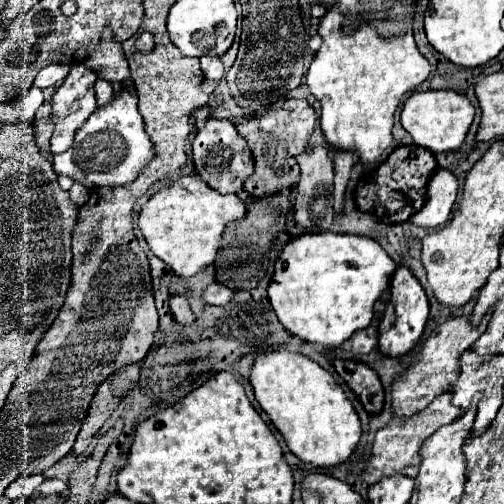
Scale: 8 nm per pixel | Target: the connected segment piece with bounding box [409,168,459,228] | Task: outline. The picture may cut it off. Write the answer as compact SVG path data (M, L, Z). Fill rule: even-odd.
M437 168L427 182L427 198L423 208L415 212L409 220L423 228L441 228L451 216L457 190L457 178L449 170Z

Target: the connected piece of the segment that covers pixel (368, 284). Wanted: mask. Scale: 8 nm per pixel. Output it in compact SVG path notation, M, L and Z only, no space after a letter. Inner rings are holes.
M301 234L291 238L273 270L267 288L269 302L287 332L305 342L341 346L373 318L373 304L389 286L395 262L369 236L359 234Z

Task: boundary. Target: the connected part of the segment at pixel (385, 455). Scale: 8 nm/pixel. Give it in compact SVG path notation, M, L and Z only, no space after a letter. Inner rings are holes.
M443 394L443 396L437 396L425 410L417 412L411 418L405 418L405 420L393 418L385 428L381 428L375 434L371 456L365 464L365 470L361 472L361 478L367 482L367 486L373 486L385 476L395 476L395 474L415 478L419 470L419 444L423 444L423 440L427 440L427 436L431 436L431 432L435 432L443 424L451 424L459 414L461 414L461 408L451 406L451 394Z

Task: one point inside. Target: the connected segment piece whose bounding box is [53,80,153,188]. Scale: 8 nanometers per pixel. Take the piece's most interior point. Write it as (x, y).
(112, 146)

